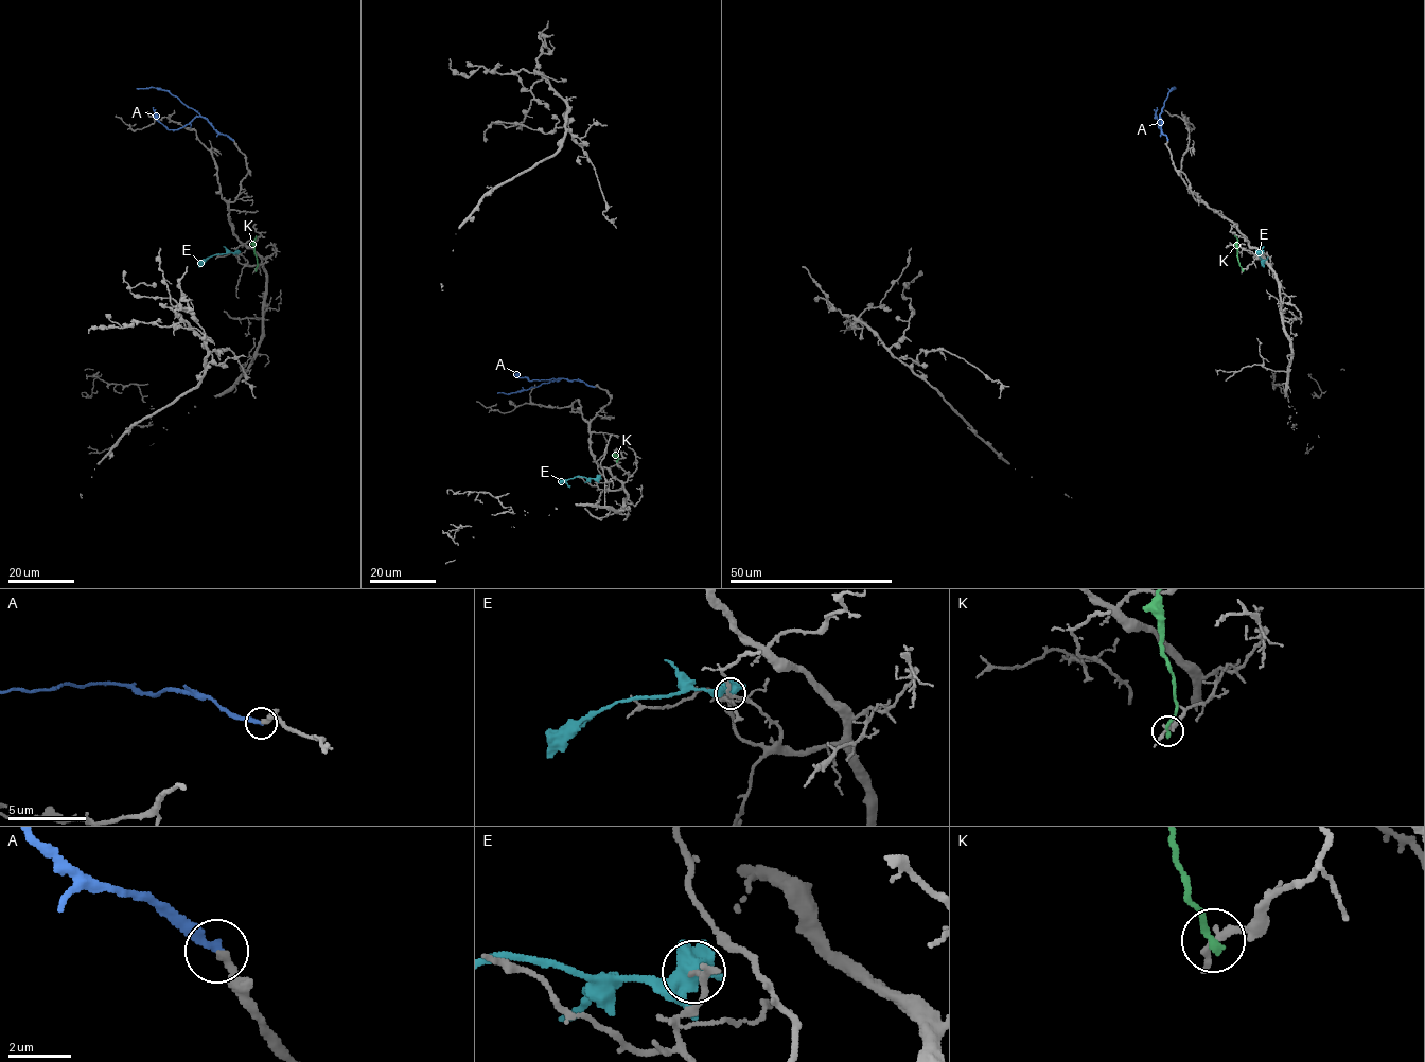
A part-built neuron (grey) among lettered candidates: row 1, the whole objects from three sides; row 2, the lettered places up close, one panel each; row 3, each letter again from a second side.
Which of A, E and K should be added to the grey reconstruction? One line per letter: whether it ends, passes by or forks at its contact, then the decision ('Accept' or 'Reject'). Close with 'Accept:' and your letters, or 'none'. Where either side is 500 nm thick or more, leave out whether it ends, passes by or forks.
A: It ends there. Accept
E: Reject
K: It ends there. Reject
Accept: A

